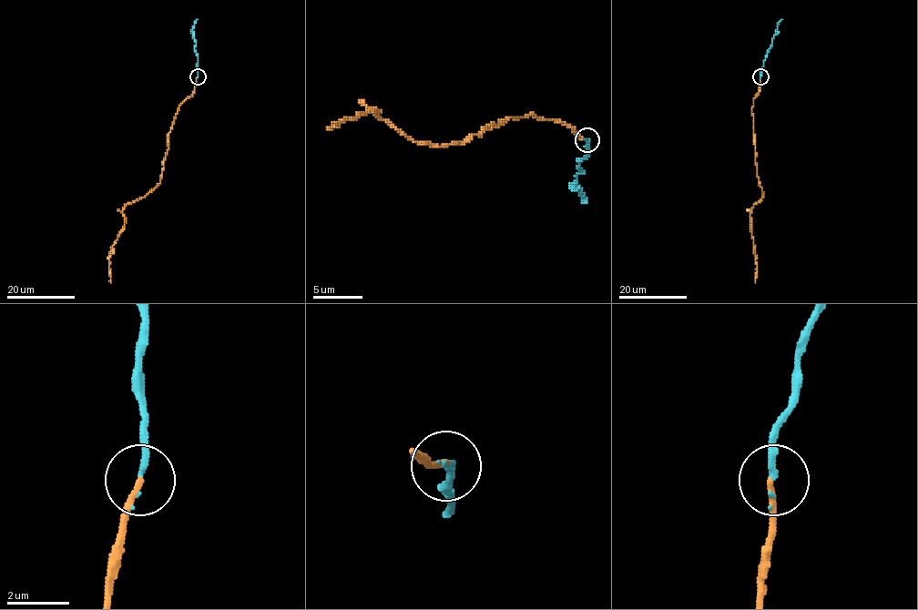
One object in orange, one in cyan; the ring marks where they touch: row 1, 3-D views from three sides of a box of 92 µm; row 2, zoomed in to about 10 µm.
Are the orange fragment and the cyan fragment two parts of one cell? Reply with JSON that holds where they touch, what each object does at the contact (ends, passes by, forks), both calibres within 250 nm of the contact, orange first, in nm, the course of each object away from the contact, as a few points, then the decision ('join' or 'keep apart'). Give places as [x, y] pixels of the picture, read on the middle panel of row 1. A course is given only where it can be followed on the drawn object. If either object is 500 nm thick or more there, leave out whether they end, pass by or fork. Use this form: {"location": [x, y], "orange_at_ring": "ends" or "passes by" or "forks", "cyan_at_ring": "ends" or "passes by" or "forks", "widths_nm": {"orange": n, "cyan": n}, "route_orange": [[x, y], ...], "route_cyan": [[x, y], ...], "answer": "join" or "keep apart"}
{"location": [587, 139], "orange_at_ring": "ends", "cyan_at_ring": "ends", "widths_nm": {"orange": 190, "cyan": 220}, "route_orange": [[586, 139], [533, 115], [434, 147], [388, 125], [378, 109], [337, 122]], "route_cyan": [[586, 139], [586, 154], [579, 161], [582, 171], [575, 186], [586, 203]], "answer": "join"}

